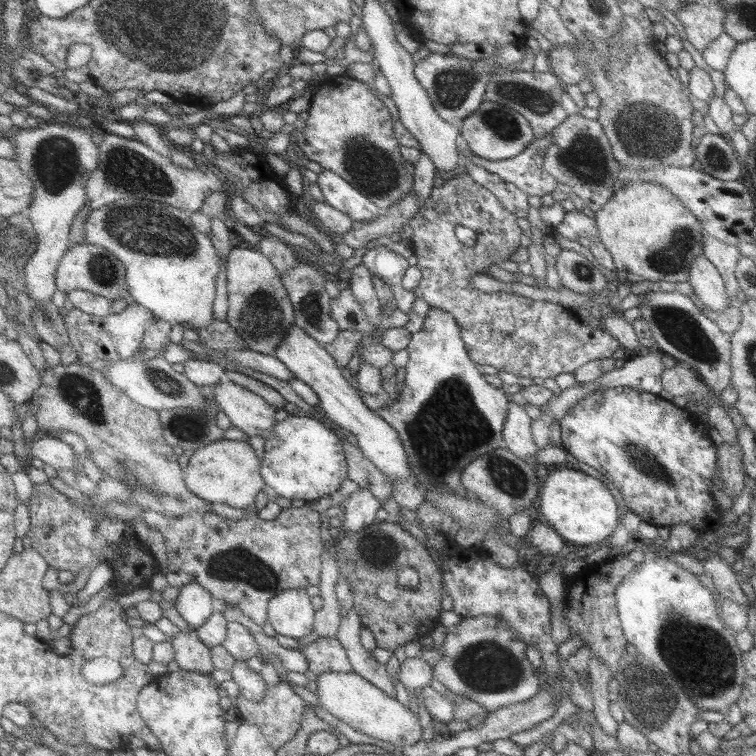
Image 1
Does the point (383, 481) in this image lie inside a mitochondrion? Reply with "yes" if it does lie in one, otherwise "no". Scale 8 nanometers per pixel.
no

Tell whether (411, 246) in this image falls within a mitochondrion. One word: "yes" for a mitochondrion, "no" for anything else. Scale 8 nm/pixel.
no

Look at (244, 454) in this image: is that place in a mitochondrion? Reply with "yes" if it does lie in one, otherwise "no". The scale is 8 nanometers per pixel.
no

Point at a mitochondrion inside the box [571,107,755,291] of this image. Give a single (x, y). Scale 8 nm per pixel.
(671, 258)

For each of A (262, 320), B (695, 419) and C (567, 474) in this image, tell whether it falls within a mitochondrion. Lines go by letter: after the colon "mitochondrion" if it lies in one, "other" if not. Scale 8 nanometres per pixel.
A: mitochondrion
B: other
C: other

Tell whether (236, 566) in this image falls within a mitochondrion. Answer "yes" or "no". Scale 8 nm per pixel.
yes

